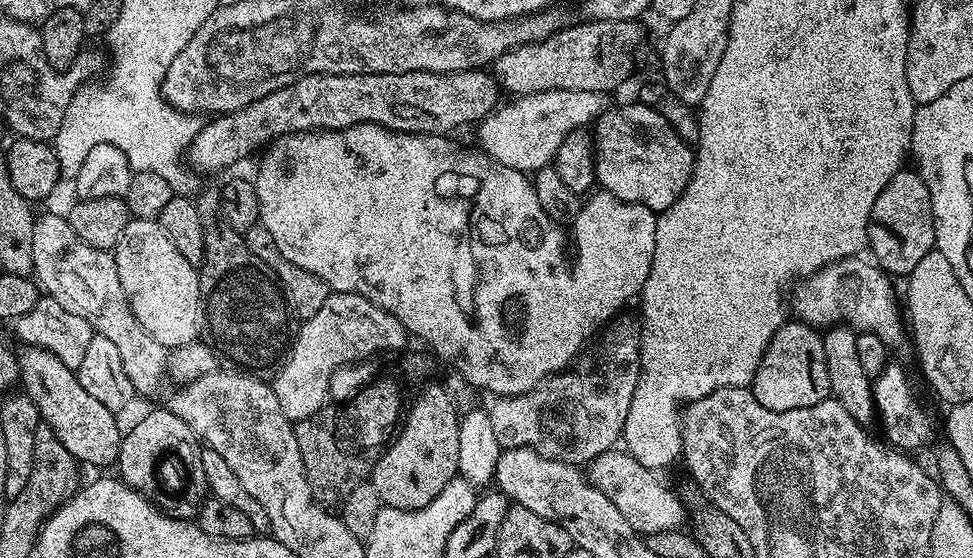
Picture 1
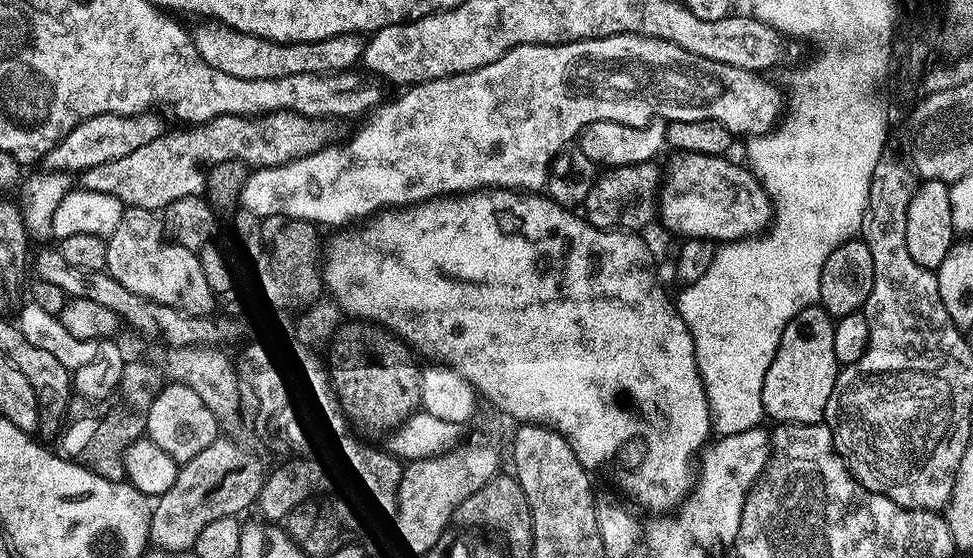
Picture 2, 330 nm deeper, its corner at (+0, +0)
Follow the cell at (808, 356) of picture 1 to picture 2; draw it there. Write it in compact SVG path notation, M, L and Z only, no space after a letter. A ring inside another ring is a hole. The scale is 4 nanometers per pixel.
M819 303L803 308L790 318L782 330L774 362L770 362L770 370L766 370L766 382L762 382L762 406L769 421L818 424L825 419L838 371L834 358L835 329L833 317Z

